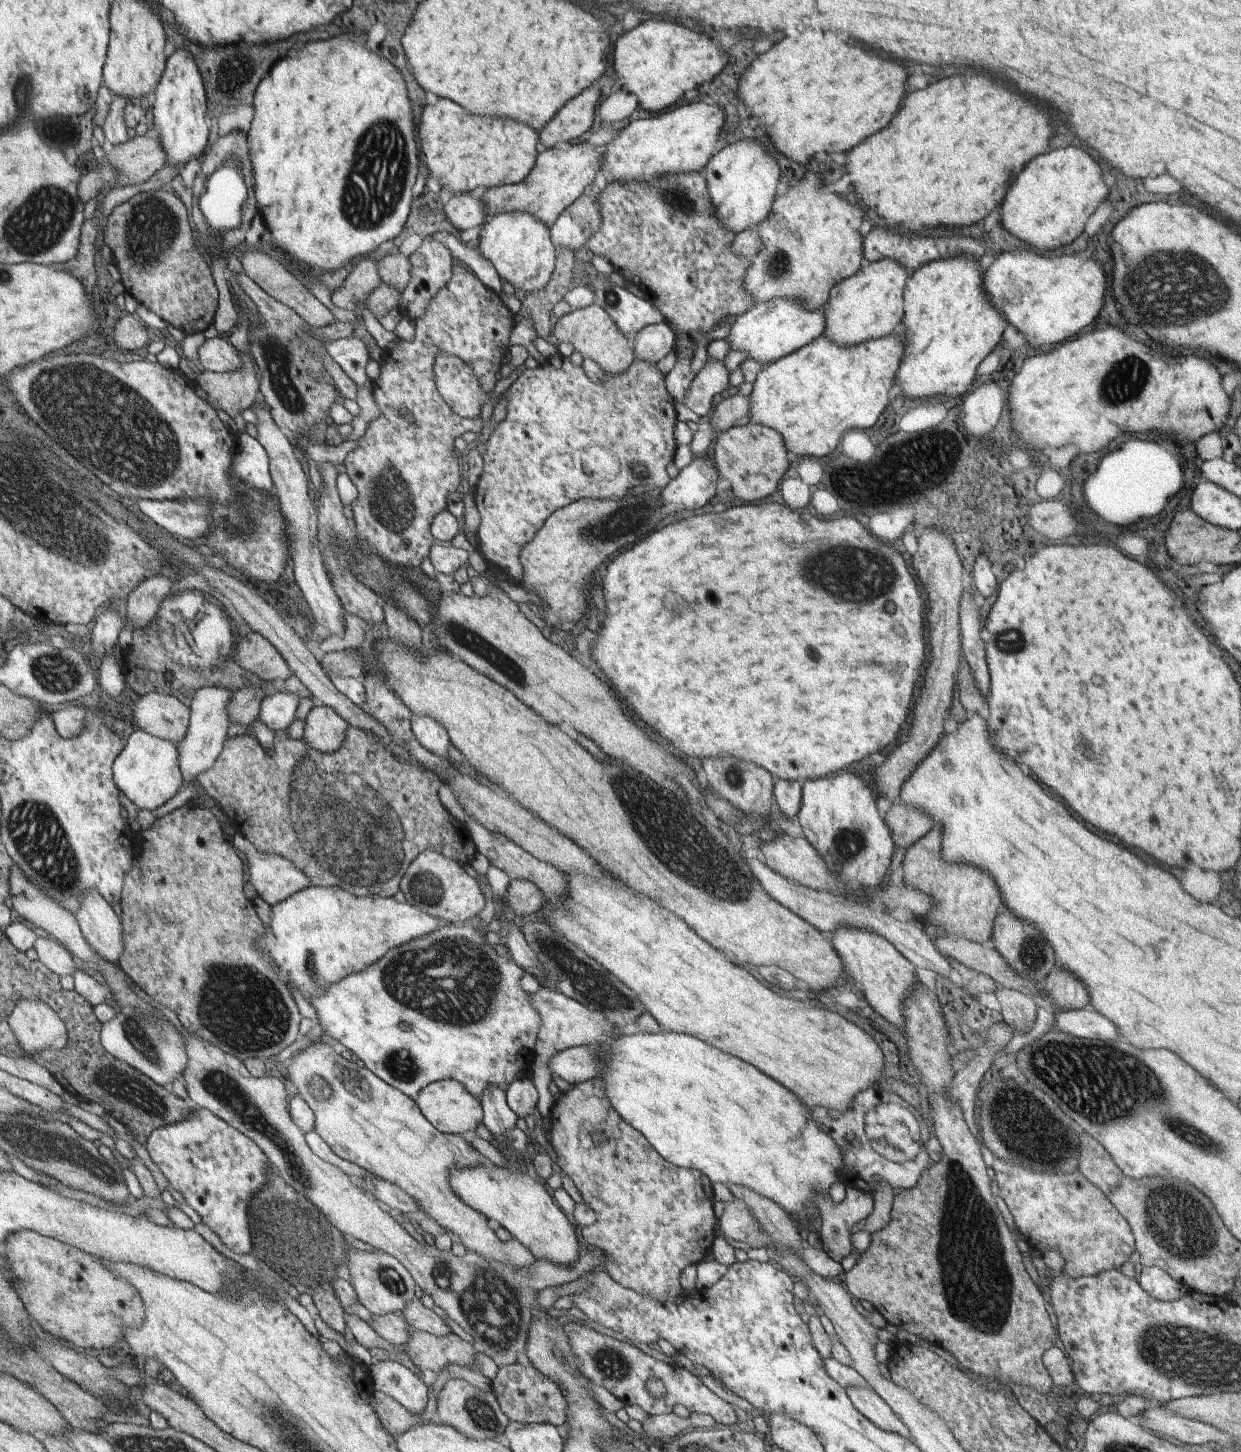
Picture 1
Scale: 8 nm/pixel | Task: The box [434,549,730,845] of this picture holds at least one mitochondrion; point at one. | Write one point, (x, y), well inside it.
(470, 641)

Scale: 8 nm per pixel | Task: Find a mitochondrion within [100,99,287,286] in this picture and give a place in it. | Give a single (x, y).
(152, 228)

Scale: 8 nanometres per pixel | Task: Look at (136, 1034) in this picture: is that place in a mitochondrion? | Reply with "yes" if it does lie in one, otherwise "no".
yes

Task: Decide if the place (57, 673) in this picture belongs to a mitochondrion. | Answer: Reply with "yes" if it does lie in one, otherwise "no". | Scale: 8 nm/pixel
yes

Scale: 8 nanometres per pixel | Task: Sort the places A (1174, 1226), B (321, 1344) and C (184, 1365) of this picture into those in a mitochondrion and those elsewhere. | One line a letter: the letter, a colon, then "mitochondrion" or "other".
A: mitochondrion
B: other
C: other

